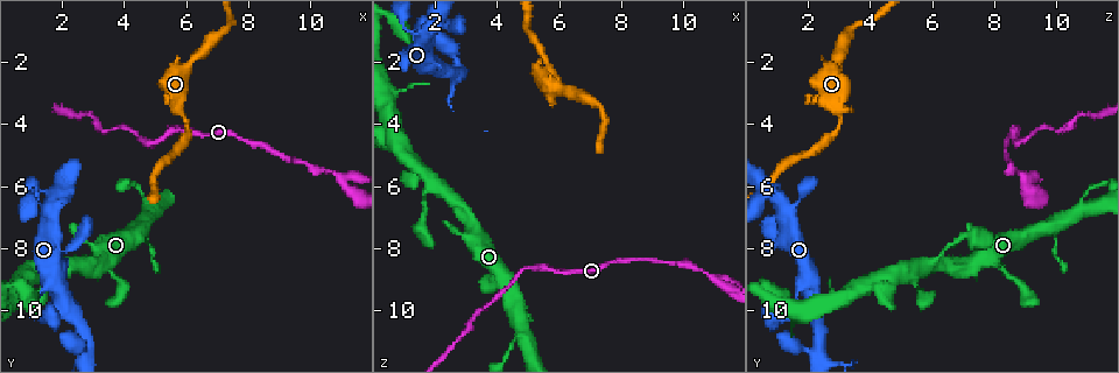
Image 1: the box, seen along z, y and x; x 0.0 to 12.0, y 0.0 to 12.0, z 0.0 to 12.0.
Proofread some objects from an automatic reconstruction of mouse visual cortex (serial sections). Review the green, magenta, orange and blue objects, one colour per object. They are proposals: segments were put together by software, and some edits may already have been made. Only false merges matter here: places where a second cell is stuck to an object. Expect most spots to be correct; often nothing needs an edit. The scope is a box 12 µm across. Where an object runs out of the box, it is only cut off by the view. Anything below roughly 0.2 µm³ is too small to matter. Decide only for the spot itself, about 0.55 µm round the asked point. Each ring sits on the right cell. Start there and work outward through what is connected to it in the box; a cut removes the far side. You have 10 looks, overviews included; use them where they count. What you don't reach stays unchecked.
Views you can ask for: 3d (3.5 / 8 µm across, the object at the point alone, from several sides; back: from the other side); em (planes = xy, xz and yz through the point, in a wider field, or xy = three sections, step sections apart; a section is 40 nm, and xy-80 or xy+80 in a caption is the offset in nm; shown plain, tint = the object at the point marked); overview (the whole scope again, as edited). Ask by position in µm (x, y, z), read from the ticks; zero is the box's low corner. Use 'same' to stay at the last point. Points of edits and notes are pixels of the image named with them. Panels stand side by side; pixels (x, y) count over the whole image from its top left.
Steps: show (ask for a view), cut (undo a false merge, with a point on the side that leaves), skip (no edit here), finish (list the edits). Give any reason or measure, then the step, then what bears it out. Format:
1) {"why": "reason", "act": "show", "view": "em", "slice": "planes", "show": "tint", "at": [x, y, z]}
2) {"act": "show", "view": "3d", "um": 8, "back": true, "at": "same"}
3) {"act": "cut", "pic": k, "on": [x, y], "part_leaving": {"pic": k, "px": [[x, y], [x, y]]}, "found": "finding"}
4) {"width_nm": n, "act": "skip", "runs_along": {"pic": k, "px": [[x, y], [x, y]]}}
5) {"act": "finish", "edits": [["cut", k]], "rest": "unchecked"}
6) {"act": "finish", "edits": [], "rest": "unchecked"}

{"why": "two arms in line, one across", "act": "show", "view": "3d", "um": 3.5, "at": [10.9, 5.7, 9.0]}

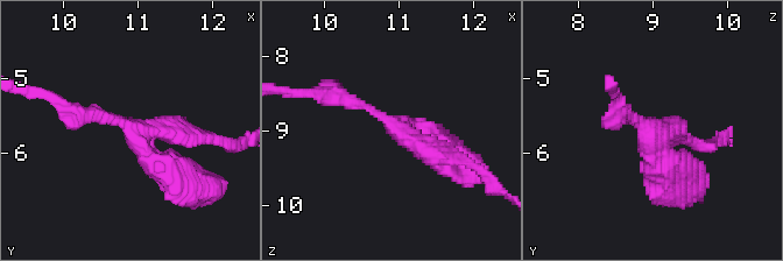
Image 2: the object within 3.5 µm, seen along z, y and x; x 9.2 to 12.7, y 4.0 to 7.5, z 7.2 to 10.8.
{"arms": 3, "arm_widths_nm": [200, 300, 400], "why": "shape alone is not enough", "act": "show", "view": "em", "slice": "xy", "step": 2, "show": "tint", "at": [10.95, 5.75, 8.95]}

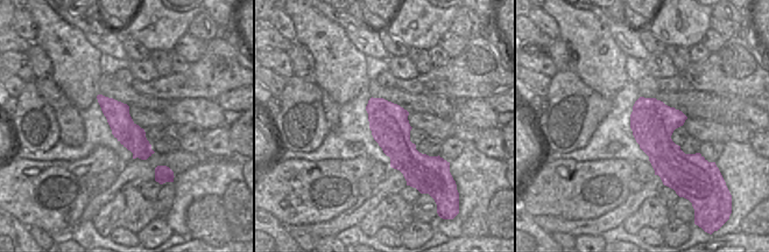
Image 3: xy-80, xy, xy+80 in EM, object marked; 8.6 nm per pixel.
{"width_nm": 340, "act": "skip", "runs_along": {"pic": 3, "px": [[100, 98], [118, 116], [143, 156]]}, "found": "one cell here"}

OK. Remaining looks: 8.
{"why": "thick turns thin", "act": "show", "view": "3d", "um": 8, "at": [5.9, 3.7, 3.1]}

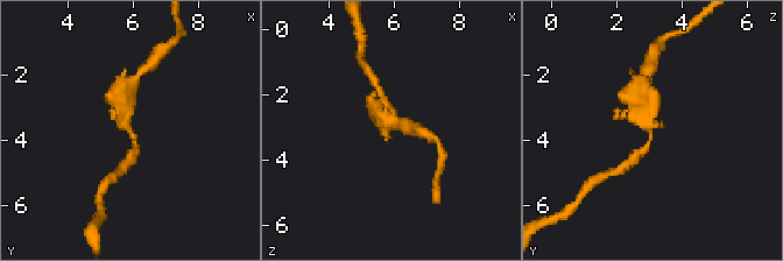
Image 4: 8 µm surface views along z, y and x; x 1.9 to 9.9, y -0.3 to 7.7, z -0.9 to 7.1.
{"act": "show", "view": "em", "slice": "xy", "step": 5, "show": "tint", "at": [6.0, 3.7, 3.0]}

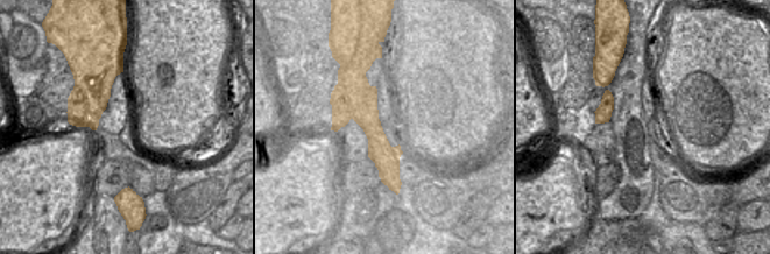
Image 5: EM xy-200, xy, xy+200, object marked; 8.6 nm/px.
{"act": "skip", "runs_along": {"pic": 4, "px": [[121, 99], [135, 145], [131, 154]]}, "found": "one cell here"}

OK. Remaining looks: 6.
{"why": "a narrow waist", "act": "show", "view": "3d", "um": 3.5, "at": [6.3, 1.9, 2.9]}

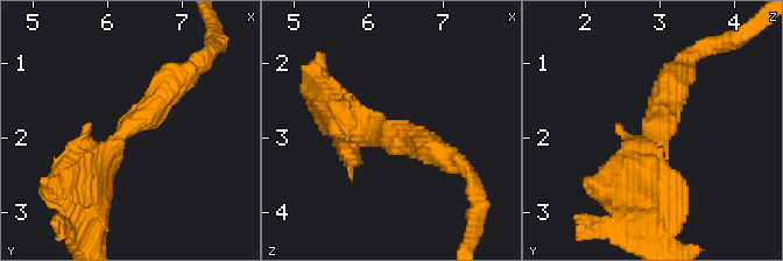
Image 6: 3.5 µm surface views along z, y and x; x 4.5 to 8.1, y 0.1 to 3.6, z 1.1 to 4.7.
{"arm_widths_nm": [350, 500], "why": "need the tissue", "act": "show", "view": "em", "slice": "xy", "step": 2, "show": "tint", "at": [6.25, 1.90, 2.90]}

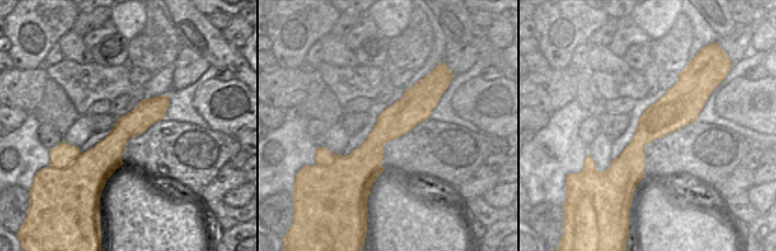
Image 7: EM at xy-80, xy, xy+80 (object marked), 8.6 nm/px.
{"act": "skip", "runs_along": {"pic": 6, "px": [[80, 190], [87, 169], [181, 76]]}, "found": "one cell here"}

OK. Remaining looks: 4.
{"why": "sharp bend", "act": "show", "view": "3d", "um": 8, "at": [5.0, 4.6, 8.6]}

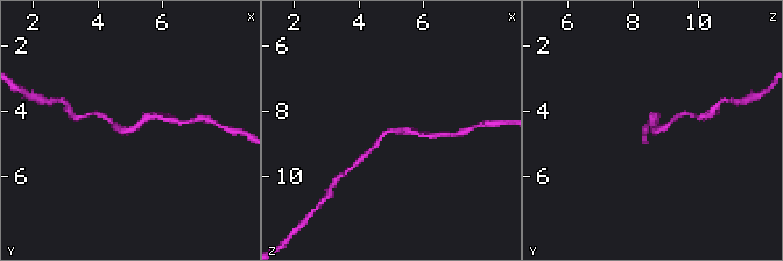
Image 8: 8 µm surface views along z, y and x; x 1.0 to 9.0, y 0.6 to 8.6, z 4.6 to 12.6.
{"act": "show", "view": "em", "slice": "xy", "step": 2, "show": "tint", "at": [4.9, 4.6, 8.7]}

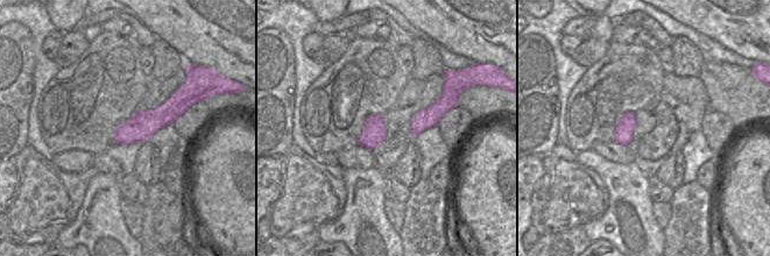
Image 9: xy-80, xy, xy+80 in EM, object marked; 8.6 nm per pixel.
{"arm_widths_nm": [150, 200], "act": "skip", "runs_along": {"pic": 9, "px": [[177, 98], [156, 119], [115, 140]]}, "found": "all the same cell"}

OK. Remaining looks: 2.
{"act": "finish", "edits": [], "rest": "unchecked"}

